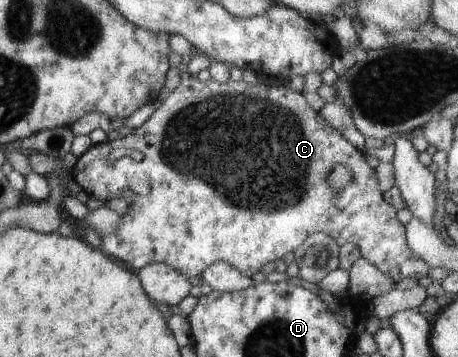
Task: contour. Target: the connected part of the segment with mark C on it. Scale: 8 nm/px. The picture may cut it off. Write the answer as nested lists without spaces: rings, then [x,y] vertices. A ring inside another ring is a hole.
[[[181,73],[180,77],[181,83],[179,86],[167,96],[167,99],[161,106],[157,107],[156,111],[141,126],[136,128],[133,134],[107,140],[101,144],[92,144],[83,155],[78,157],[75,166],[71,170],[74,181],[90,197],[103,200],[106,203],[111,198],[117,197],[129,198],[131,201],[130,212],[121,216],[122,224],[119,230],[113,235],[102,237],[100,250],[113,259],[117,258],[122,264],[129,266],[135,272],[151,263],[165,263],[171,265],[177,272],[180,272],[189,280],[200,277],[214,262],[221,261],[230,264],[241,274],[251,277],[256,272],[259,272],[267,262],[277,263],[288,252],[294,252],[309,235],[323,233],[335,239],[339,246],[343,246],[347,242],[353,242],[359,248],[361,257],[373,264],[373,266],[376,266],[383,274],[392,278],[395,283],[406,278],[414,278],[418,281],[420,278],[427,276],[428,266],[418,256],[415,256],[413,251],[407,246],[406,226],[397,219],[395,208],[383,198],[378,187],[378,178],[374,169],[367,163],[363,151],[353,146],[351,142],[346,141],[345,137],[331,127],[320,113],[314,112],[301,92],[293,91],[285,86],[269,86],[263,82],[259,85],[247,84],[244,81],[229,81],[227,84],[217,84],[213,80],[204,83],[199,81],[197,76],[188,73]],[[113,148],[139,150],[143,154],[143,159],[141,162],[136,162],[130,158],[123,158],[123,160],[119,161],[119,166],[122,166],[121,172],[103,172],[102,168],[105,168],[105,163],[109,162],[109,152]],[[339,163],[351,169],[352,179],[346,190],[343,189],[338,193],[327,184],[326,174],[328,170],[331,170]],[[129,178],[145,179],[151,187],[151,192],[147,196],[133,194],[131,188],[129,188]]]

